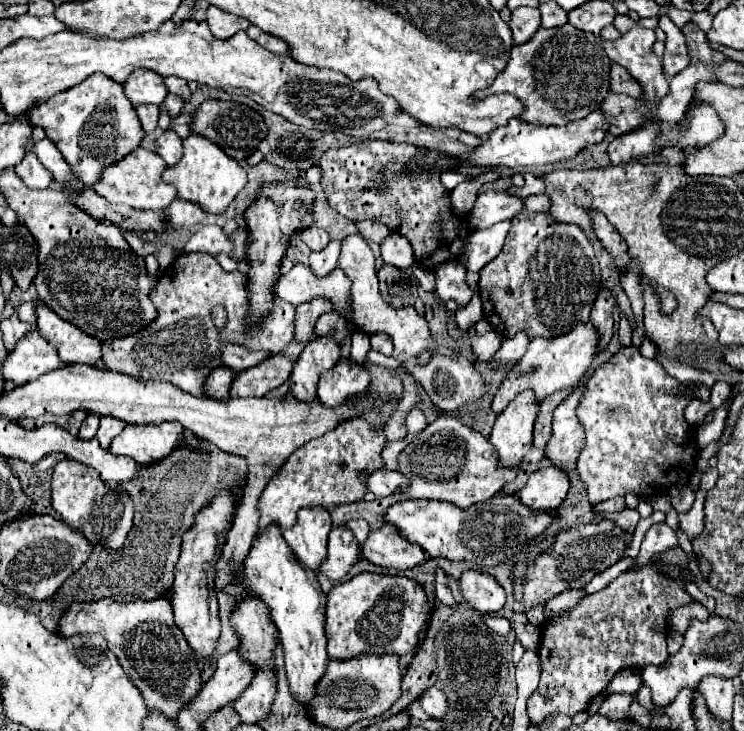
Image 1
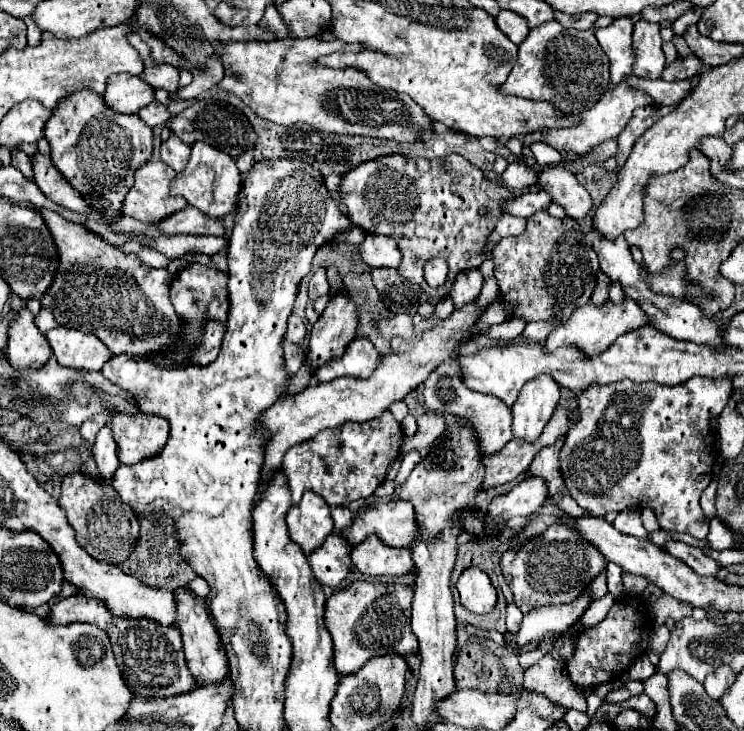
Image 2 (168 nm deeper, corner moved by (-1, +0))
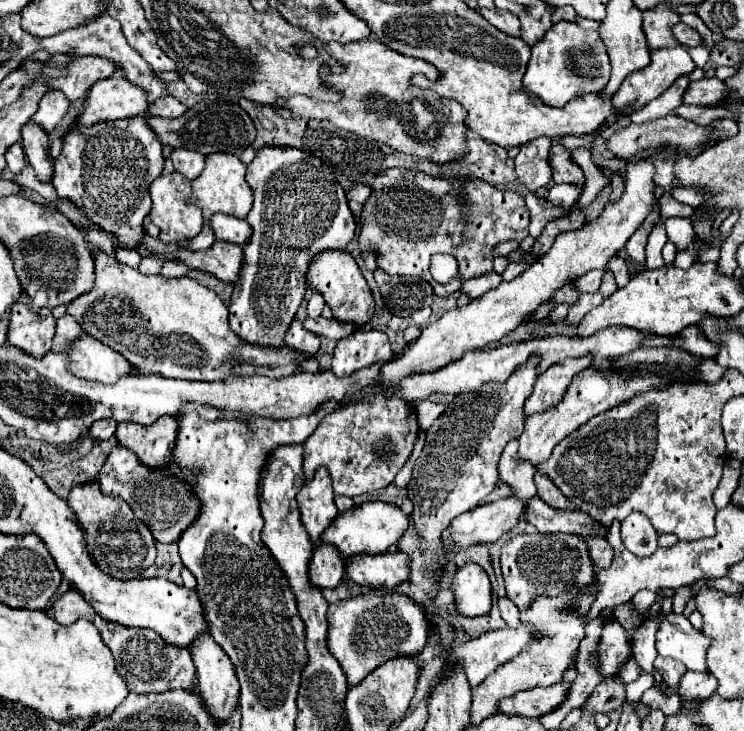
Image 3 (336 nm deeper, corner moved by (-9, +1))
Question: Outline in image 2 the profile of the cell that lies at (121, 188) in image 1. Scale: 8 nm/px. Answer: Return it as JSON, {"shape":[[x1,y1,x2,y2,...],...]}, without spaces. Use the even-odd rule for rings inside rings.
{"shape":[[165,162,143,164,135,174,135,186,125,196,123,214,145,224,155,224,187,206,185,198,169,194,175,172]]}

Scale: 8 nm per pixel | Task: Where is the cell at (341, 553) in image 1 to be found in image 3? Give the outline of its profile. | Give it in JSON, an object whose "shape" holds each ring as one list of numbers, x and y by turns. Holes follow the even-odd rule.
{"shape":[[319,543,309,563,309,581,315,587,337,587,345,575,345,559,341,559,337,547]]}

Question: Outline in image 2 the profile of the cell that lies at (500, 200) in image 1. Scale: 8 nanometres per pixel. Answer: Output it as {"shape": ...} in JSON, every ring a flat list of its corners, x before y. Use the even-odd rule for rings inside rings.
{"shape":[[527,192,523,196,517,196,511,202,505,202,505,212,521,218,533,216,537,210,545,210,551,204,551,196,547,192]]}

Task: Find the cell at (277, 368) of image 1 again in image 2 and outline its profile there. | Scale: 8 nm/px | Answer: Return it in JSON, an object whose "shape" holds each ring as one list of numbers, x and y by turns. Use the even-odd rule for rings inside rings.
{"shape":[[283,342,285,348,285,360,287,360,287,372,289,376,293,376,305,362,305,350,299,344,291,344,291,342]]}

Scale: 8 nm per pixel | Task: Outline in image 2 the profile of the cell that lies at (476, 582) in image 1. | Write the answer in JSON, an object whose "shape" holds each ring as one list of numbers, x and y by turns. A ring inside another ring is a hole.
{"shape":[[471,566,467,570,463,570,463,574,457,580,457,590,459,590,459,598,461,604,475,614,487,614,495,608,497,602,497,592,489,580,489,576,477,568]]}

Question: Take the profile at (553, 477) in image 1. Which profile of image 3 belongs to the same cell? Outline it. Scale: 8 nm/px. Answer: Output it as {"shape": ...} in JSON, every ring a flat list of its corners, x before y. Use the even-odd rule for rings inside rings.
{"shape":[[515,495,497,499,493,503,475,507,473,511,459,515,449,529,445,531,443,539,449,547,467,549,477,543,495,543,501,535,511,531,521,515,525,513,525,499,517,499]]}

